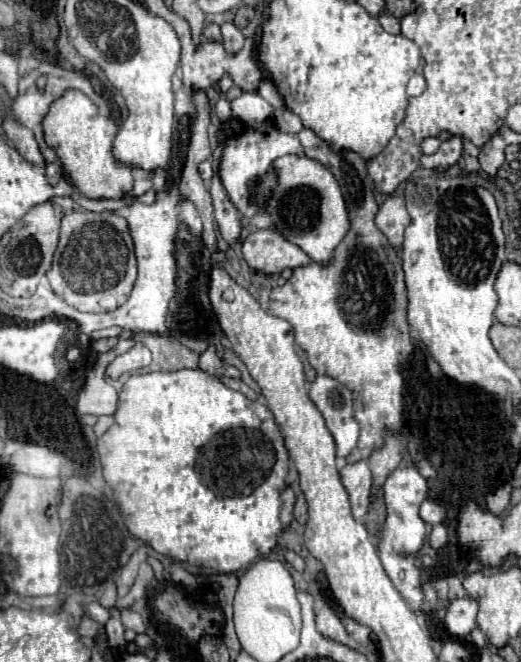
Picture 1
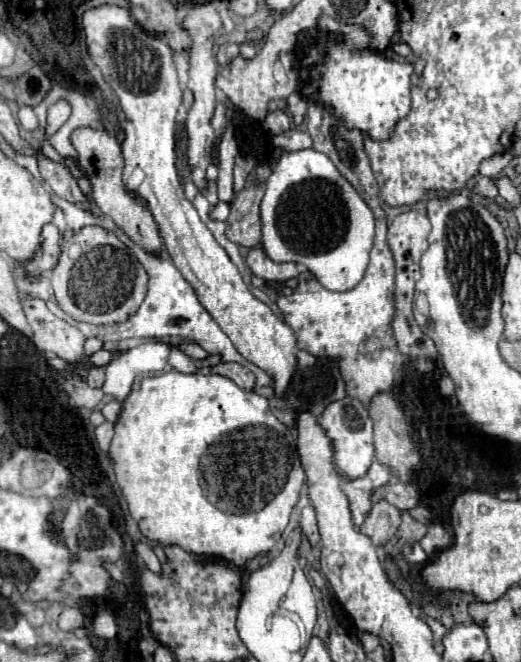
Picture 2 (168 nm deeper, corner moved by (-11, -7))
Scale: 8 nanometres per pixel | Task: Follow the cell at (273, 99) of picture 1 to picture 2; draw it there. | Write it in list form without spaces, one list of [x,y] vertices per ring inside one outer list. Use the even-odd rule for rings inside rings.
[[[296,93],[296,95],[290,95],[290,97],[286,99],[286,105],[288,105],[288,113],[292,115],[294,125],[296,125],[296,127],[302,125],[304,115],[306,115],[306,111],[308,111],[308,103]]]

